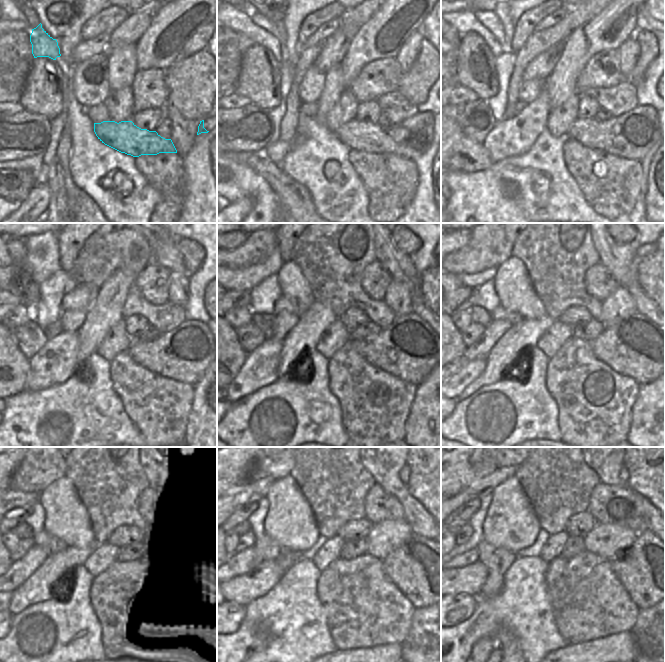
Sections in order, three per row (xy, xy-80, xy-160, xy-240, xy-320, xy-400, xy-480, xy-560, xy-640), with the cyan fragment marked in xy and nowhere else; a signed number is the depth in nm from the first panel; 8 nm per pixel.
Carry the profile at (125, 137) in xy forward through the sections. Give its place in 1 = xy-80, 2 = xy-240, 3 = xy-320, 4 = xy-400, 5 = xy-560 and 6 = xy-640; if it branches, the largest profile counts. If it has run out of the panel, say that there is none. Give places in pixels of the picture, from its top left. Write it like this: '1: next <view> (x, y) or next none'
1: next xy-80 (411, 138)
2: next xy-240 (183, 354)
3: next xy-320 (409, 349)
4: next xy-400 (636, 347)
5: next xy-560 (420, 568)
6: next xy-640 (644, 569)

